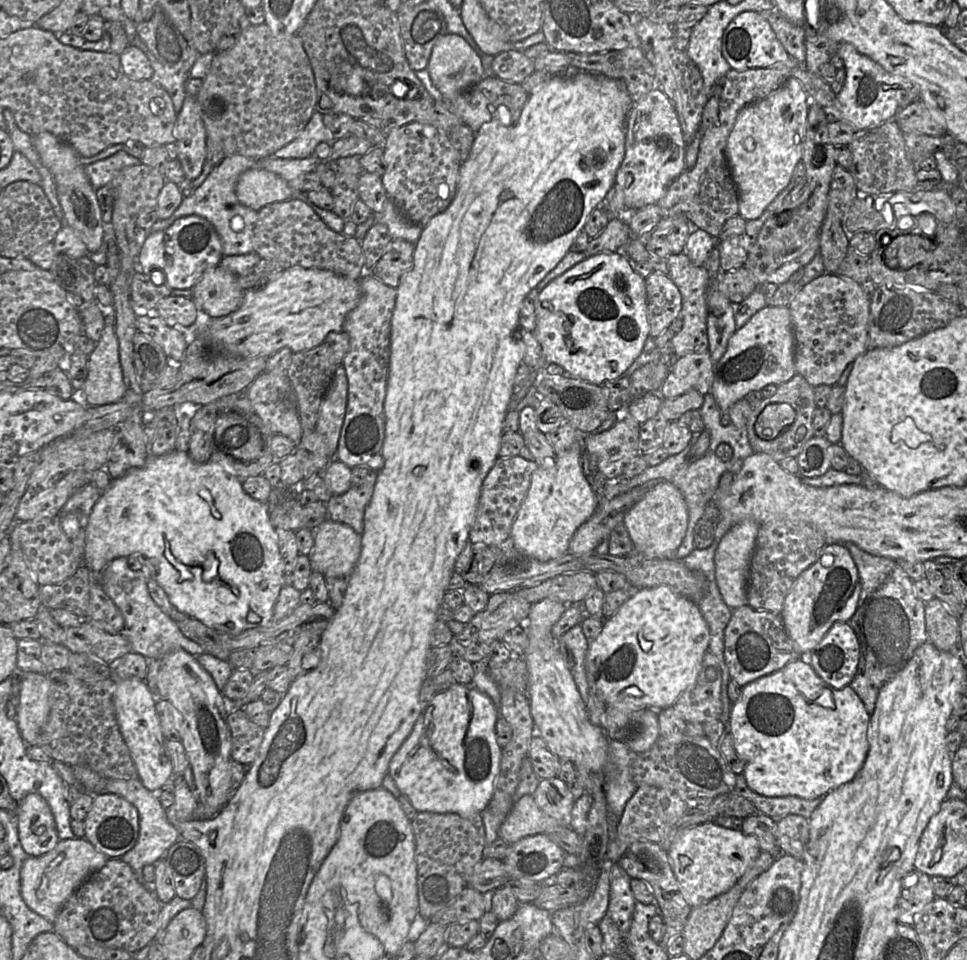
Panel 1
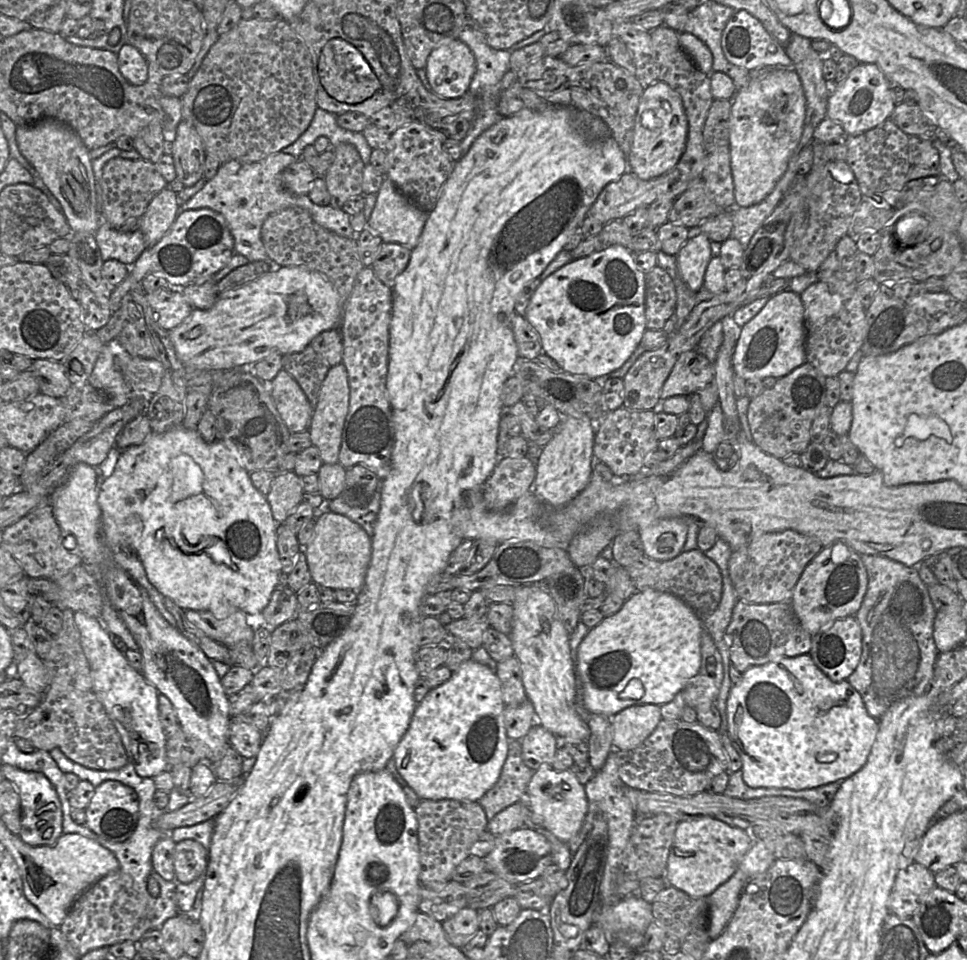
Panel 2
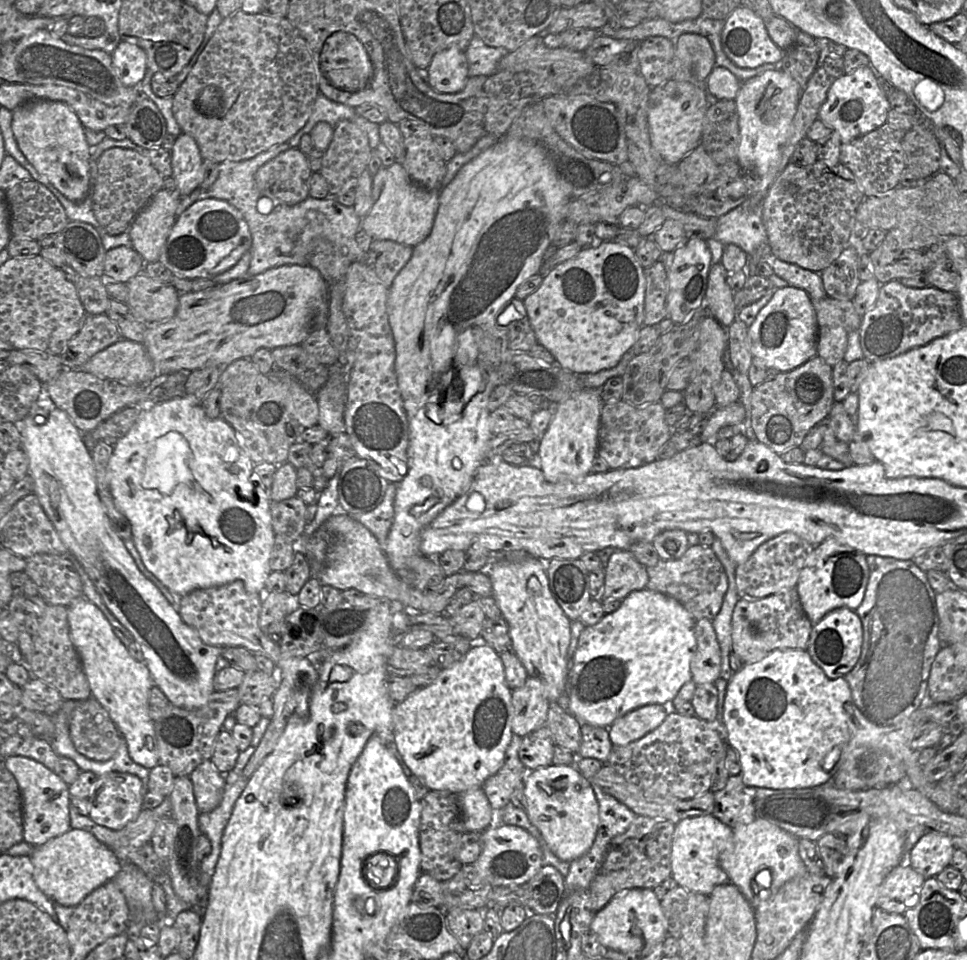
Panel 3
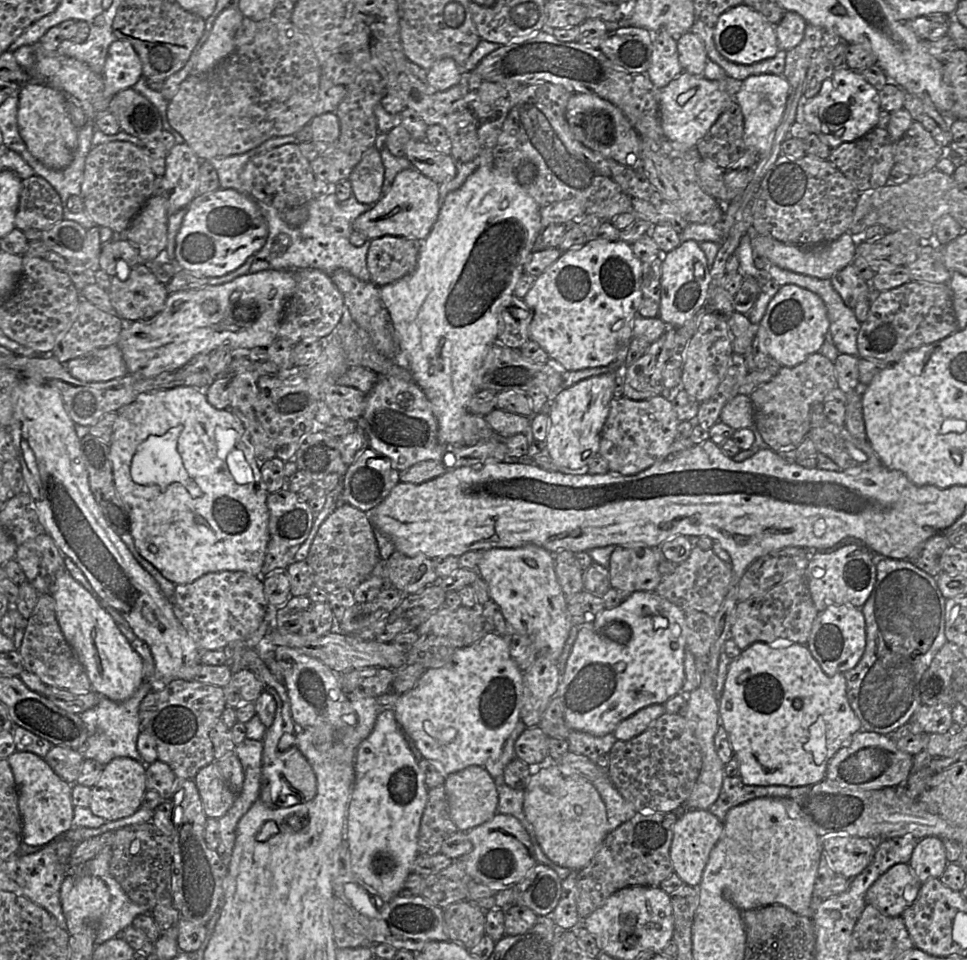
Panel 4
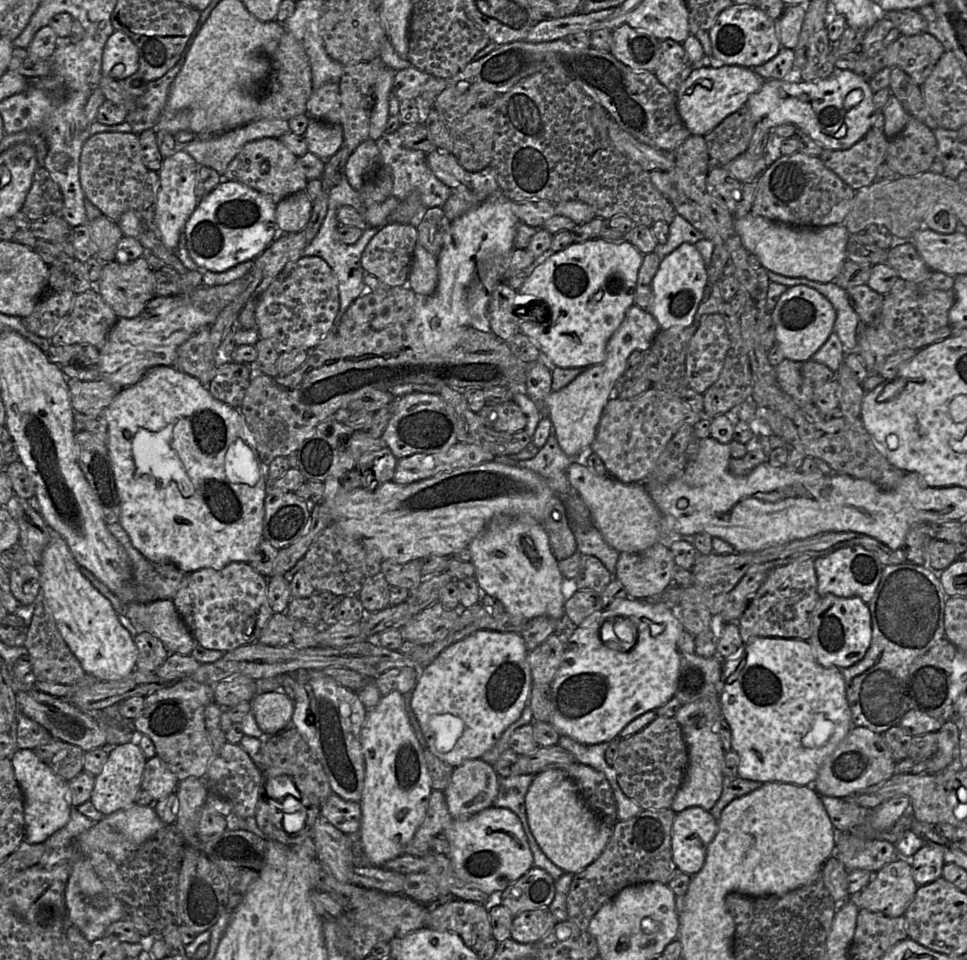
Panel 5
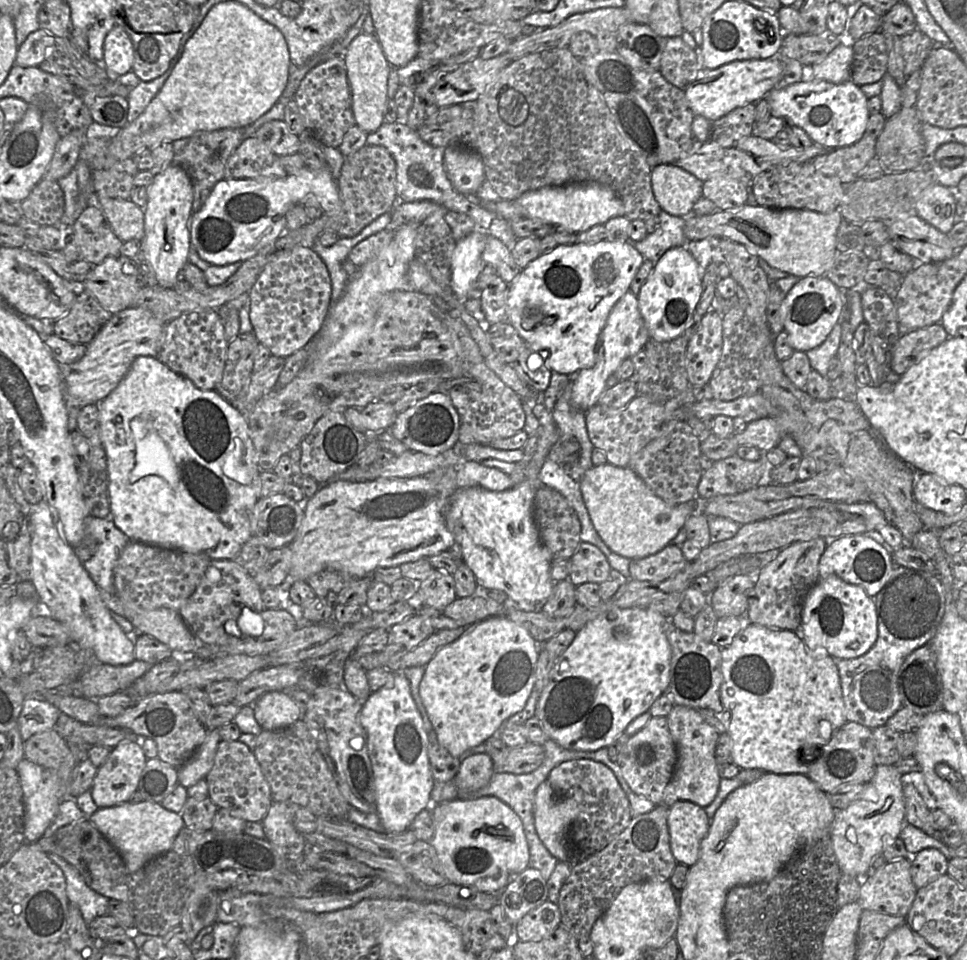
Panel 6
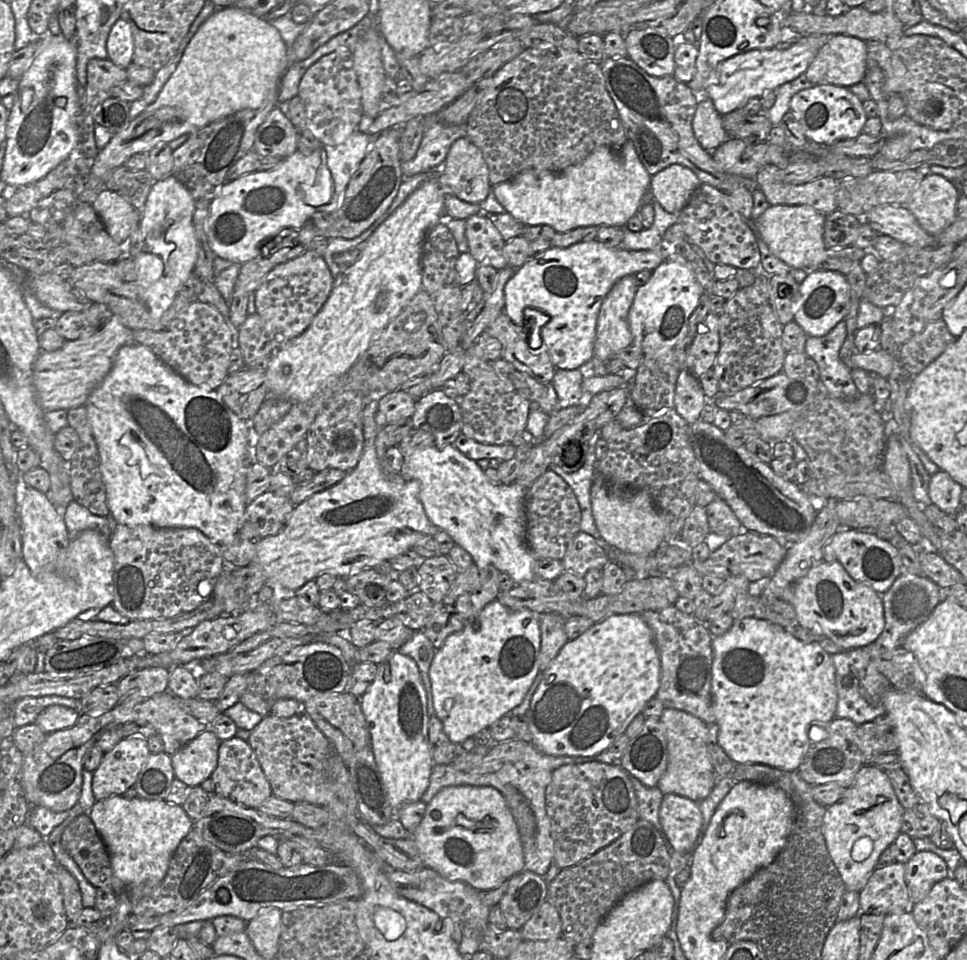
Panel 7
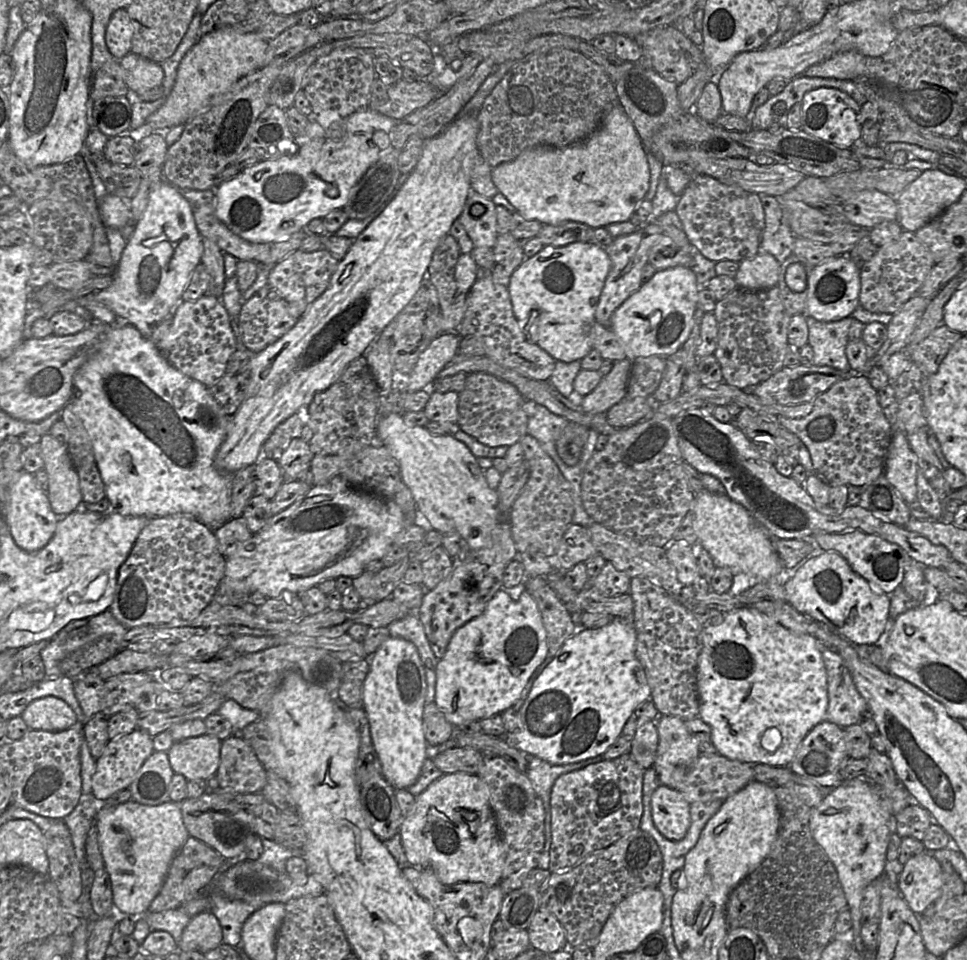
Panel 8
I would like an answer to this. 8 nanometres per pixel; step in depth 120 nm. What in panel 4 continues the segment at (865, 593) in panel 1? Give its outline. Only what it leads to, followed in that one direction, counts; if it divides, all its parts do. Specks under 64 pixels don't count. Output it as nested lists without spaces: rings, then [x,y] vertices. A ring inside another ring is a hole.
[[[879,557],[875,562],[876,565],[876,581],[874,588],[861,608],[866,622],[866,647],[865,651],[858,662],[858,664],[846,672],[844,676],[846,679],[846,693],[849,704],[854,713],[861,722],[861,730],[876,732],[884,735],[890,735],[893,731],[899,727],[908,723],[914,714],[915,710],[922,705],[920,696],[920,682],[923,674],[929,668],[933,658],[940,650],[940,648],[947,642],[944,633],[944,613],[945,613],[945,598],[941,594],[935,577],[929,575],[925,571],[919,569],[912,564],[908,559],[892,559],[887,557]]]

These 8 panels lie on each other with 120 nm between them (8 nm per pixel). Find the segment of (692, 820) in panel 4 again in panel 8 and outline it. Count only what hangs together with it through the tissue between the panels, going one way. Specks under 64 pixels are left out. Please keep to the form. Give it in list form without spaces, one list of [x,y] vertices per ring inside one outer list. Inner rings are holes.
[[[659,785],[652,794],[651,810],[656,828],[667,839],[679,841],[691,825],[690,803],[677,790]]]

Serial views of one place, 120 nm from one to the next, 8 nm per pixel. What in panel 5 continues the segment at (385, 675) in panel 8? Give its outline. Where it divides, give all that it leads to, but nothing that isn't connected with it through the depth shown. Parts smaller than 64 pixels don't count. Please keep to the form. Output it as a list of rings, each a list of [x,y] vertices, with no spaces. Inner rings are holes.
[[[393,691],[383,695],[379,703],[367,712],[362,728],[365,759],[365,782],[361,805],[361,826],[357,833],[358,846],[373,866],[382,867],[387,861],[404,854],[404,849],[421,825],[433,791],[431,776],[424,759],[423,747],[411,725],[404,695]]]

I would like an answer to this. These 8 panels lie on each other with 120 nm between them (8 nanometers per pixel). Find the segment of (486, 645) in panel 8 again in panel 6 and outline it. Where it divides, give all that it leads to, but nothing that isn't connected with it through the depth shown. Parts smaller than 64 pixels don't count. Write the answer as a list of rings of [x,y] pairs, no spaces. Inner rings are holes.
[[[505,616],[489,617],[468,626],[458,639],[442,647],[425,665],[419,685],[420,698],[439,743],[460,758],[495,734],[509,717],[522,711],[534,689],[538,656],[539,644]]]

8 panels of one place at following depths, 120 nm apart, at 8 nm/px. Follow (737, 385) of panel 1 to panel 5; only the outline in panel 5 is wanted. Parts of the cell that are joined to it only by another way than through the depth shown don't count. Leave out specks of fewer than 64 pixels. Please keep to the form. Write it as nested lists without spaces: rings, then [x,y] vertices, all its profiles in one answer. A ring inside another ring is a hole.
[[[806,285],[788,287],[780,296],[771,316],[775,324],[776,343],[784,357],[805,362],[826,342],[833,332],[836,310],[832,303],[820,292]]]

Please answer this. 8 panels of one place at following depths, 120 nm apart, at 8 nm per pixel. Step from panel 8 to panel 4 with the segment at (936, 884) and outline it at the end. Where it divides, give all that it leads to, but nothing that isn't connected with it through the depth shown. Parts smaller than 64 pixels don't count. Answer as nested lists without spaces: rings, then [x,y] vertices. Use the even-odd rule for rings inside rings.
[[[937,836],[919,840],[909,861],[913,873],[922,883],[932,878],[939,879],[947,864],[943,840]]]

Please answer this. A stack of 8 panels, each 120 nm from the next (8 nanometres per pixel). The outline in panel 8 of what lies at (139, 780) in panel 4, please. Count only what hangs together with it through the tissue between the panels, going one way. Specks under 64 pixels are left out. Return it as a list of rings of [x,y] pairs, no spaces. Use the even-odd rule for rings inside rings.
[[[138,728],[128,734],[110,739],[102,755],[96,760],[96,771],[92,779],[94,797],[97,800],[106,800],[118,791],[129,789],[137,772],[153,752],[153,737]]]

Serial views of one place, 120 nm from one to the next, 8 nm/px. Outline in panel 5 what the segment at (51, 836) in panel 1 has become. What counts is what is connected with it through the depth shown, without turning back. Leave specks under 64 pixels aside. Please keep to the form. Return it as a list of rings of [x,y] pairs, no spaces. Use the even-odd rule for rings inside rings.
[[[16,748],[10,759],[24,796],[24,840],[30,844],[44,843],[69,821],[72,805],[68,781],[55,774],[32,750]]]

